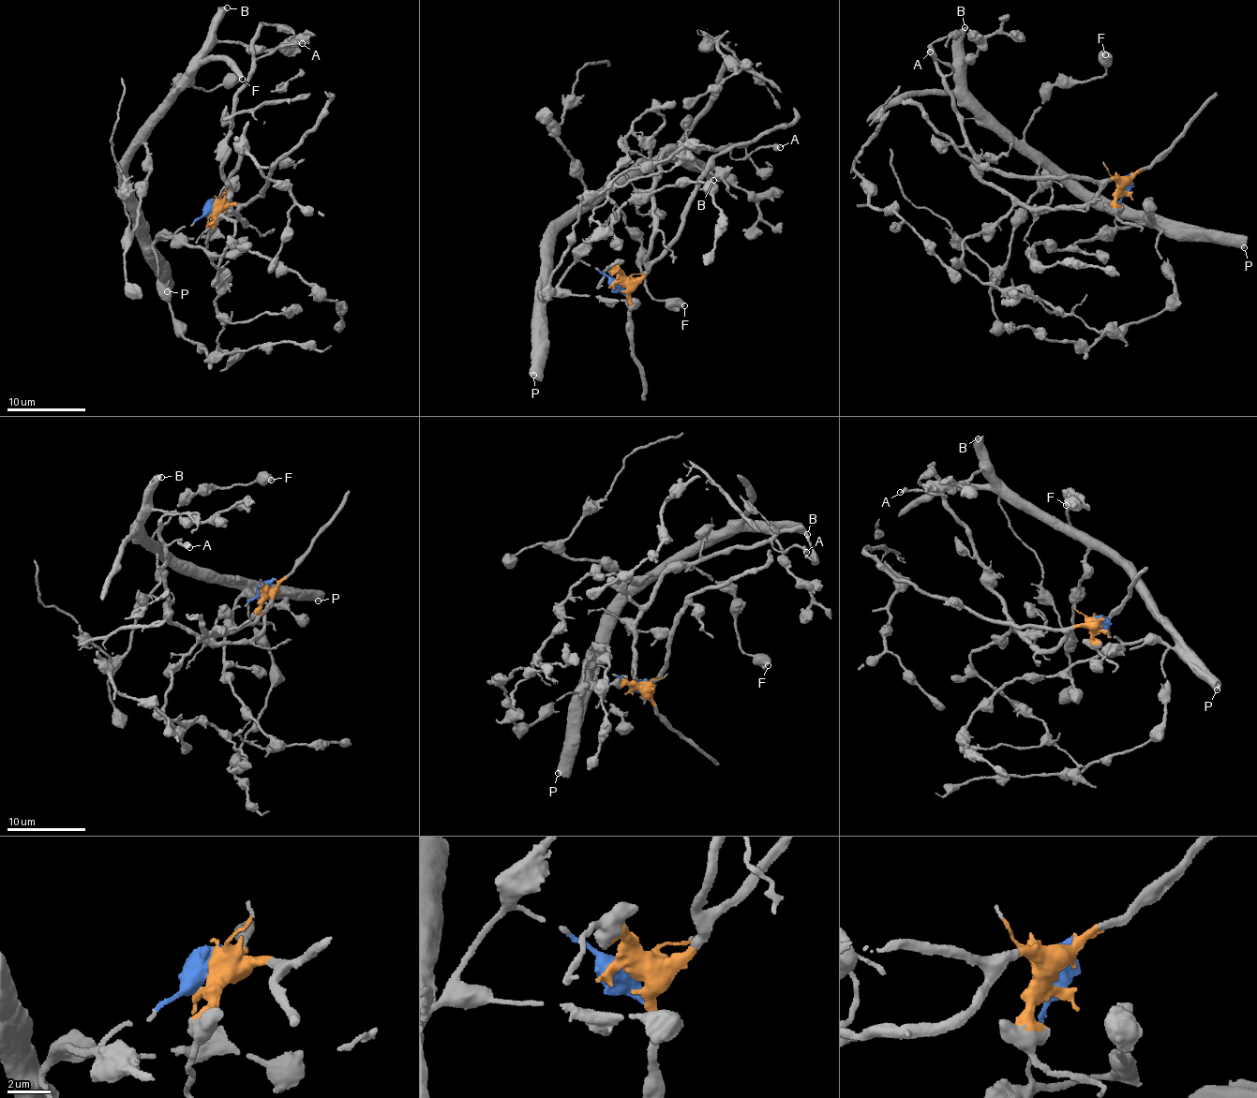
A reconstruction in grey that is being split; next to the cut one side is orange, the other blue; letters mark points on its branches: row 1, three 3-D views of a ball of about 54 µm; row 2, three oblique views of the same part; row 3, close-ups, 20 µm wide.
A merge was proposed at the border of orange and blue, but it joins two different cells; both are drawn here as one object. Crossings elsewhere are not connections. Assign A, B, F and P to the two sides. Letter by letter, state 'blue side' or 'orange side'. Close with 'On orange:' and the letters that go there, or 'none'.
A: orange side
B: blue side
F: blue side
P: blue side
On orange: A

